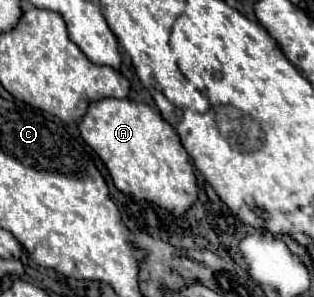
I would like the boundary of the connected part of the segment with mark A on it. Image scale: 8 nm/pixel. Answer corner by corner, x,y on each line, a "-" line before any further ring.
99,99
97,103
91,103
87,107
87,113
79,121
79,133
83,141
101,157
115,187
121,193
151,201
175,215
183,215
197,199
197,181
195,181
187,151
179,143
175,129
149,105
137,103
131,99

